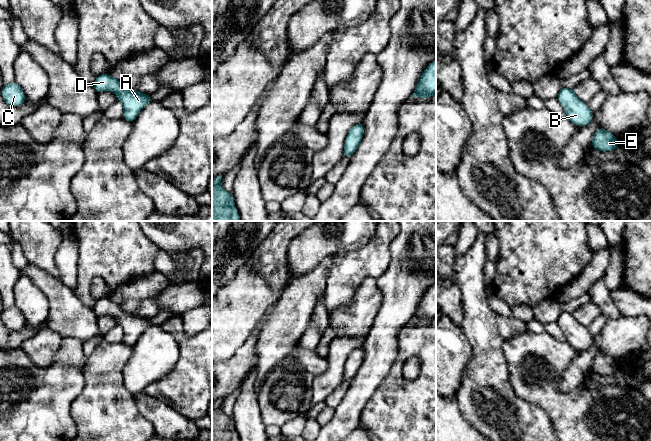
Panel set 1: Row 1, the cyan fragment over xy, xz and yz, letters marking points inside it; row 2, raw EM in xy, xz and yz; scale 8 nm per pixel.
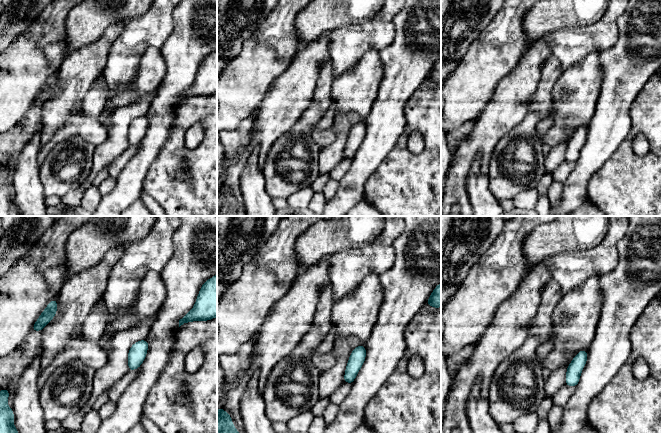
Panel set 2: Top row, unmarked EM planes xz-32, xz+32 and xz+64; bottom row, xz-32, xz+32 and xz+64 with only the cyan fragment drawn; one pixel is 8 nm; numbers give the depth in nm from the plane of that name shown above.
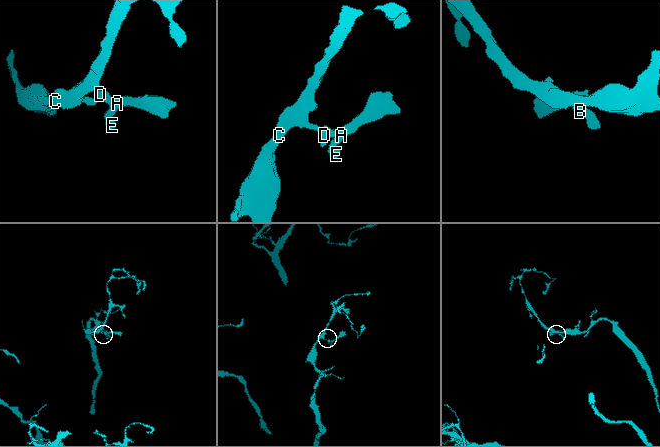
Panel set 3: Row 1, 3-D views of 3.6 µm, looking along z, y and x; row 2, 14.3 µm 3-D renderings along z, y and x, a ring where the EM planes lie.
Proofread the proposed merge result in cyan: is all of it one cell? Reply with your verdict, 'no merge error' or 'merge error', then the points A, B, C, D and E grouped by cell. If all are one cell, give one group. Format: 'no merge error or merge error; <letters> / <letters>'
no merge error; A B C D E

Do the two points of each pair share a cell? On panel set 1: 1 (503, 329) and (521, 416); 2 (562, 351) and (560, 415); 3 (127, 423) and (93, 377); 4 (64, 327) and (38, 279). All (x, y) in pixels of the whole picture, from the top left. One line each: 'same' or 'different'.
1: same
2: same
3: same
4: same

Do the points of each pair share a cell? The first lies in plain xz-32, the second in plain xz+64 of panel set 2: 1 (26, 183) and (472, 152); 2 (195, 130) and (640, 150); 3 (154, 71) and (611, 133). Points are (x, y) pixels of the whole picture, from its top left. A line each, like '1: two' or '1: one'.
1: two
2: one
3: two

